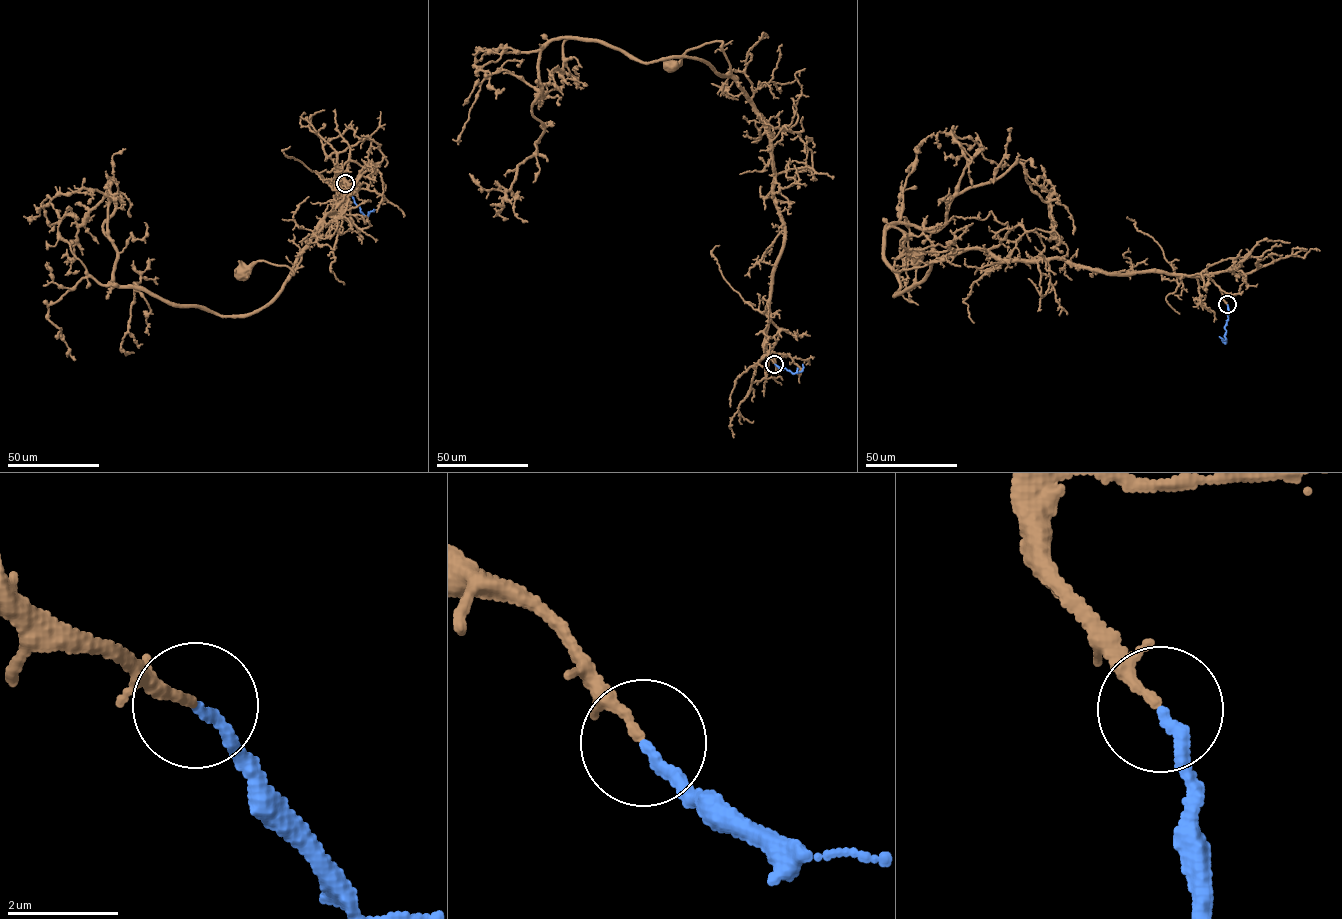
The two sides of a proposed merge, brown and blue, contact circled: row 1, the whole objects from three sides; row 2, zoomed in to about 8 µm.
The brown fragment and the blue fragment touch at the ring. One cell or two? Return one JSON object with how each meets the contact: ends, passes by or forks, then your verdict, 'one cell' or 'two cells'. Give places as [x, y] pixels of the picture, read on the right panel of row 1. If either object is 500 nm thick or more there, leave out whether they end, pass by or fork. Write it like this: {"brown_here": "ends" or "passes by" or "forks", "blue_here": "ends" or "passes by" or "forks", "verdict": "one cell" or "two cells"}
{"brown_here": "ends", "blue_here": "ends", "verdict": "one cell"}

